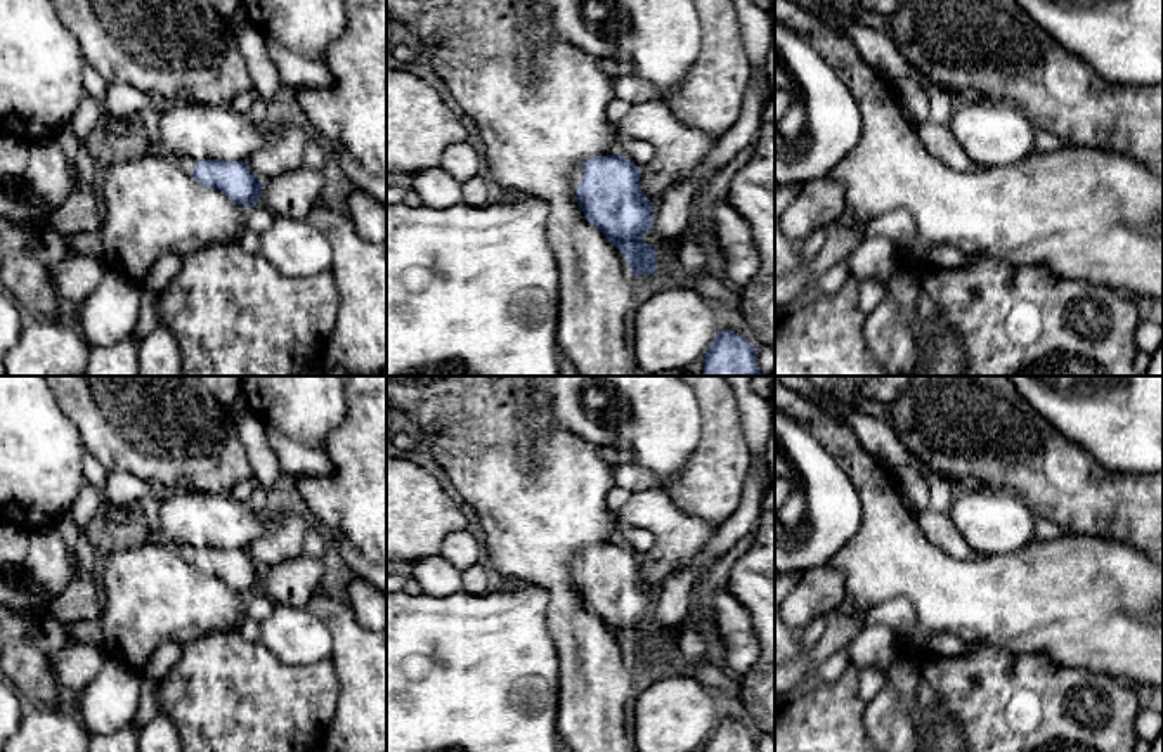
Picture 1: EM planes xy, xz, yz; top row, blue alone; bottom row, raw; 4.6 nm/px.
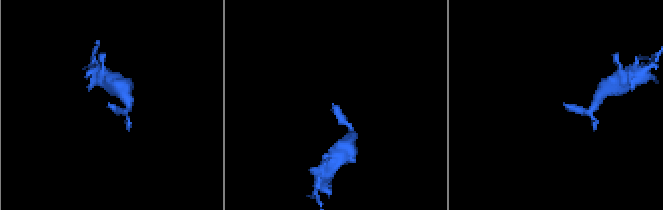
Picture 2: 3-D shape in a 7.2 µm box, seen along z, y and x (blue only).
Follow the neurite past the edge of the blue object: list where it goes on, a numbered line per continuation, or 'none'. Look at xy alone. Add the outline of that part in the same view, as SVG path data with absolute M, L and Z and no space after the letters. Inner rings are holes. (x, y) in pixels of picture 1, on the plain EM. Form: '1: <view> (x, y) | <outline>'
1: xy (184, 551) | M172 544L170 546L184 561L192 561L196 549L187 544Z

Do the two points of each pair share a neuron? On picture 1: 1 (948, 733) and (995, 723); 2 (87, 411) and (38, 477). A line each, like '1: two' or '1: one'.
1: two
2: two

